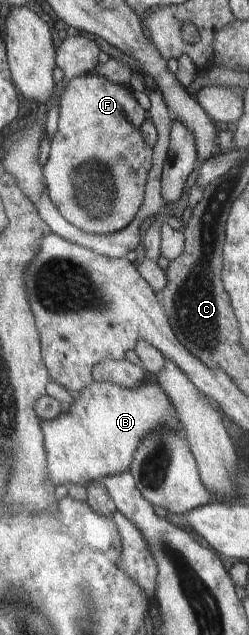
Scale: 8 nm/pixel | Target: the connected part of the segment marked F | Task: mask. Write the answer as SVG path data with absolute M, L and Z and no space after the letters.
M93 73L70 79L63 94L60 96L58 128L51 143L49 161L44 166L44 177L50 198L69 223L86 231L88 234L112 234L125 229L135 219L137 212L140 211L140 207L143 205L148 177L153 167L154 148L147 146L141 131L139 131L141 125L147 121L149 116L150 112L141 107L141 103L135 99L128 87L112 82L108 77Z

